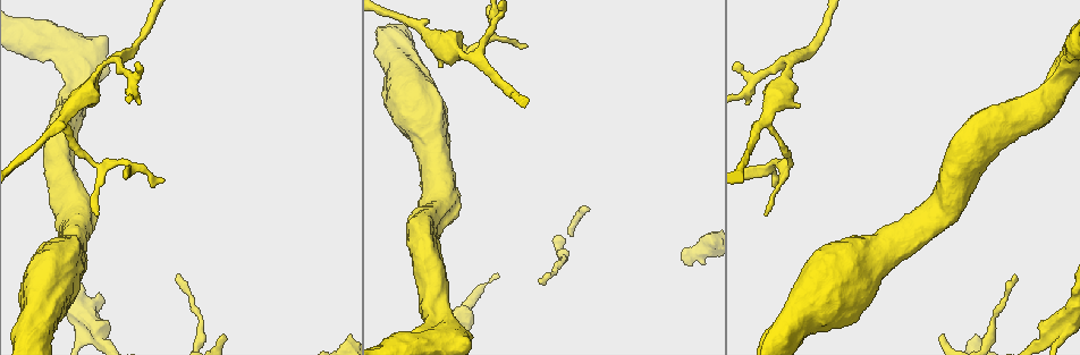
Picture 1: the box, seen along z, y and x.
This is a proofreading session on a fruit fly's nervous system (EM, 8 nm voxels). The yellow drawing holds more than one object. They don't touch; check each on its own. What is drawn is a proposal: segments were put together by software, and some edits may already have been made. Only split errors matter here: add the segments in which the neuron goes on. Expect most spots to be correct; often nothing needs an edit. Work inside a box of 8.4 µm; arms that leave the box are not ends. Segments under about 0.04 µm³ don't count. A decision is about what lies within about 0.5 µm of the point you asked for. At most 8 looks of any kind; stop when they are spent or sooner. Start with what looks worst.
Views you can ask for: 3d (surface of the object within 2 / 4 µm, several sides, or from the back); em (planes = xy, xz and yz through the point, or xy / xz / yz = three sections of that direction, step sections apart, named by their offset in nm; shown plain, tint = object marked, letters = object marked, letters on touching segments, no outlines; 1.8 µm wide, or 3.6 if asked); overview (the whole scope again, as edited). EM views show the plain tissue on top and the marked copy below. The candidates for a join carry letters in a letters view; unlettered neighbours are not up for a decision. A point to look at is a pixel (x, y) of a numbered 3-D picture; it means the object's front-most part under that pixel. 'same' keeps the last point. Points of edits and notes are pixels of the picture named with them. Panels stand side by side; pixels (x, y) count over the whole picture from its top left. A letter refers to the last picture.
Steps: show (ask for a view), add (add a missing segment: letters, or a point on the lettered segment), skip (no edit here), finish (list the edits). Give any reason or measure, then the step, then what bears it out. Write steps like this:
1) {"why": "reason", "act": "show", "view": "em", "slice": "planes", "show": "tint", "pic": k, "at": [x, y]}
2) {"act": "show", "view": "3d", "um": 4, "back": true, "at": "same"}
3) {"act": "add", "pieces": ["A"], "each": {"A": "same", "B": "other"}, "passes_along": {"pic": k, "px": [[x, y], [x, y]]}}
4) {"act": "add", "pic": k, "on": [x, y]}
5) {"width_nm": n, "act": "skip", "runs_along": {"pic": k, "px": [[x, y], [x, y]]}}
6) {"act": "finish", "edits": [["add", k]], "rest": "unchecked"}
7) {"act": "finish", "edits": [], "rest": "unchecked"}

{"why": "three-way junction", "act": "show", "view": "3d", "um": 2, "back": true, "pic": 1, "at": [428, 37]}

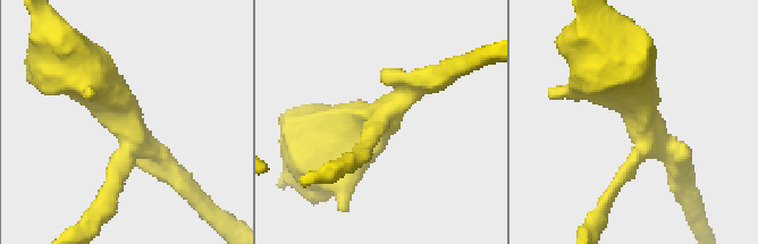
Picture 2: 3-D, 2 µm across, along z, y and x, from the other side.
{"arms": 3, "act": "show", "view": "em", "slice": "xz", "step": 4, "show": "tint", "pic": 2, "at": [127, 130]}

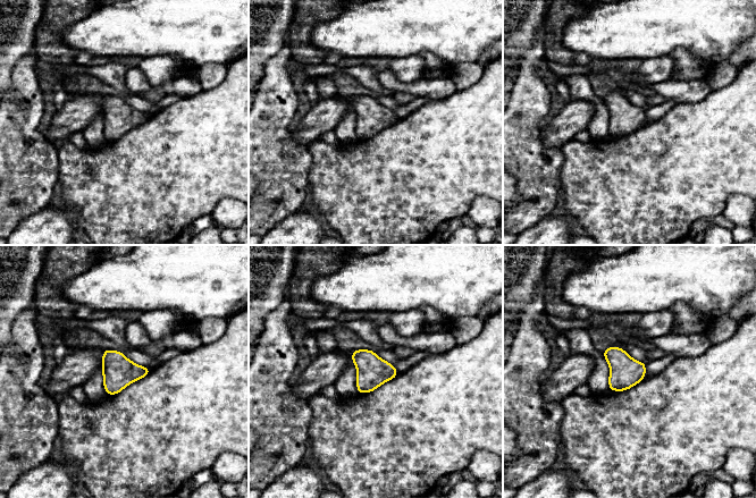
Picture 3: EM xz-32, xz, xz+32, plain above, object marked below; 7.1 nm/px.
{"why": "another direction", "act": "show", "view": "em", "slice": "planes", "show": "letters", "at": "same"}

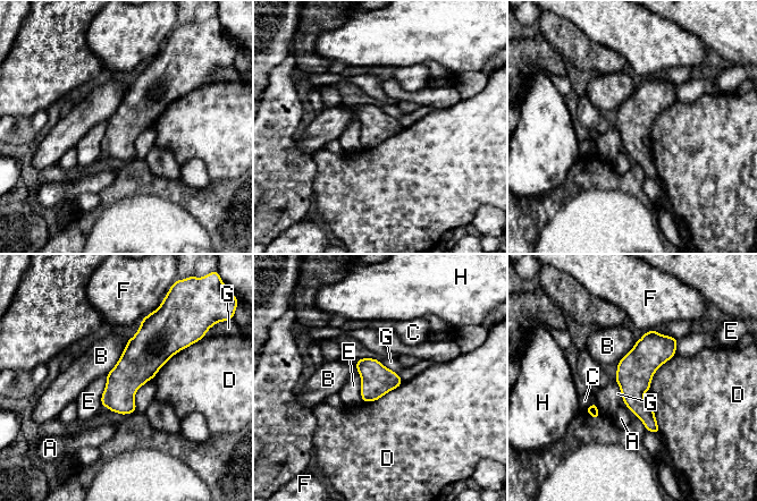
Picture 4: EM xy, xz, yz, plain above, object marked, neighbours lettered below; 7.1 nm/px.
{"act": "skip", "each": {"A": "other", "B": "other", "C": "other", "D": "other", "E": "other", "F": "other", "G": "other", "H": "other"}, "border": {"pic": 4, "px": [[195, 342], [174, 354], [153, 379]]}, "found": "none of them fits"}

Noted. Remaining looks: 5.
{"why": "thin end", "act": "show", "view": "em", "slice": "planes", "show": "tint", "pic": 1, "at": [774, 184]}

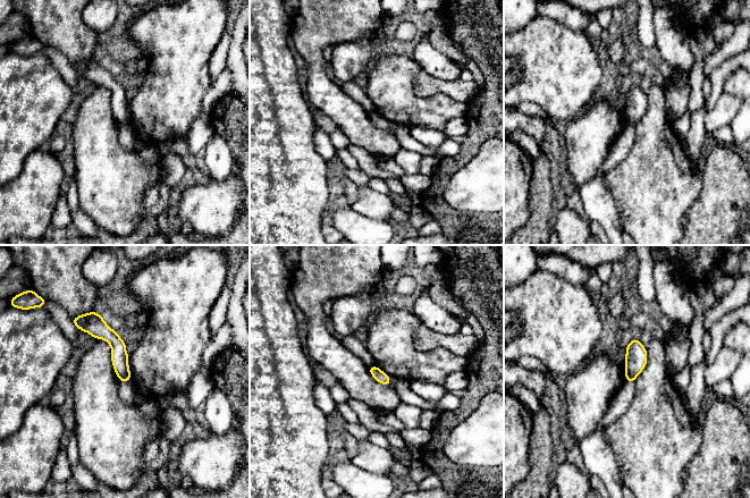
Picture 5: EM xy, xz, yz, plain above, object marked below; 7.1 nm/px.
{"act": "show", "view": "em", "slice": "planes", "show": "letters", "at": "same"}

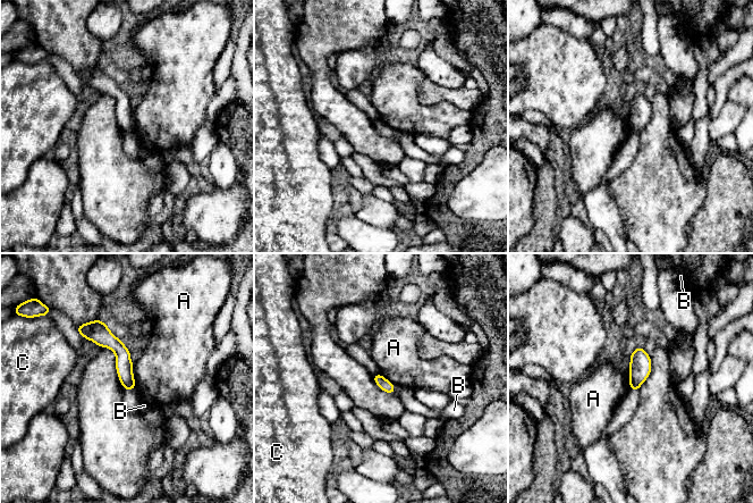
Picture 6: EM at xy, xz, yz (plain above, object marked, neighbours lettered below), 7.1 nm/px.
{"act": "skip", "each": {"A": "other", "B": "other", "C": "other"}, "border": {"pic": 6, "px": [[133, 363], [134, 386], [136, 388]]}, "found": "no lettered segment goes on from it"}

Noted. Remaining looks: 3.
{"act": "show", "view": "3d", "um": 2, "pic": 1, "at": [473, 58]}

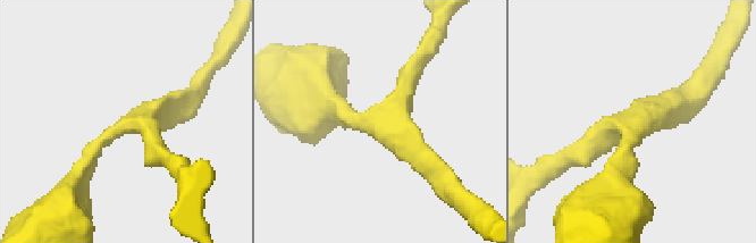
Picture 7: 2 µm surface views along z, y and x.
{"arms": 3, "arm_widths_nm": [170, 200, 300], "why": "now the EM", "act": "show", "view": "em", "slice": "planes", "show": "letters", "pic": 7, "at": [634, 125]}

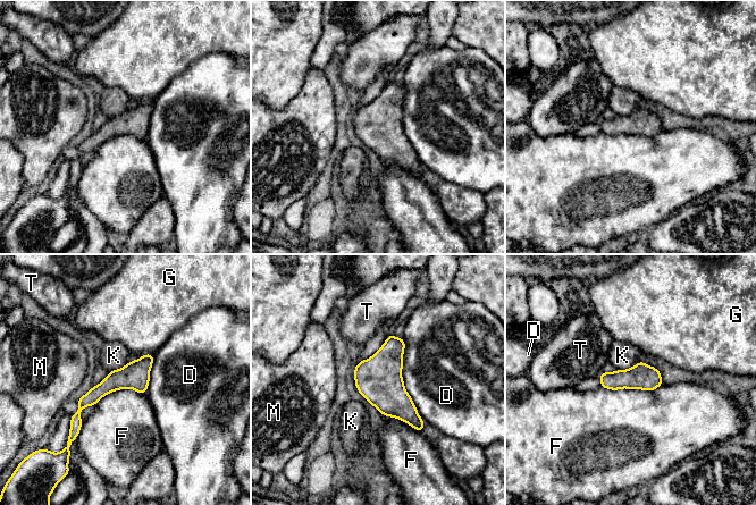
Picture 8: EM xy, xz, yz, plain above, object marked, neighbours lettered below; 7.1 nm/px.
{"act": "skip", "each": {"D": "other", "F": "other", "G": "other", "K": "other", "M": "other", "T": "other"}, "runs_along": {"pic": 8, "px": [[150, 356], [95, 393], [73, 426]]}, "found": "none of them fits"}

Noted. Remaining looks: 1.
{"why": "thick turns thin", "act": "show", "view": "em", "um": 3.6, "slice": "planes", "show": "letters", "pic": 1, "at": [89, 325]}

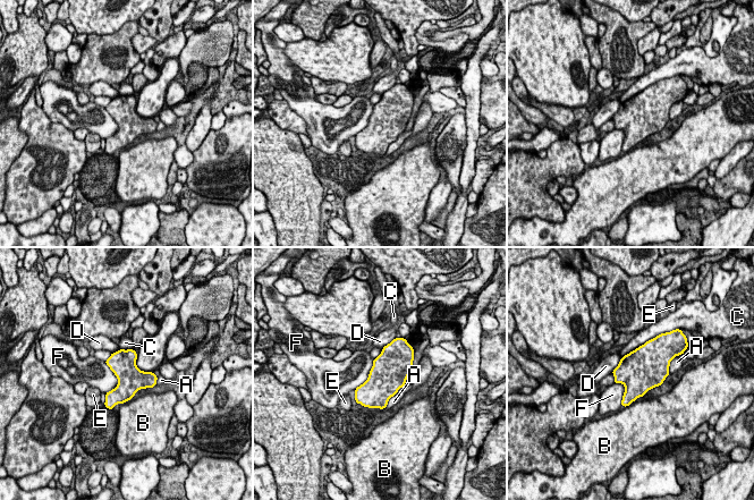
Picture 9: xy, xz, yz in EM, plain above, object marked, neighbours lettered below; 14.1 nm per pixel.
{"act": "skip", "each": {"A": "other", "B": "other", "C": "other", "D": "other", "E": "other", "F": "other"}, "border": {"pic": 9, "px": [[104, 362], [117, 379], [106, 393]]}, "found": "none of them fits"}

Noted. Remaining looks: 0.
{"act": "finish", "edits": [], "rest": "unchecked"}

